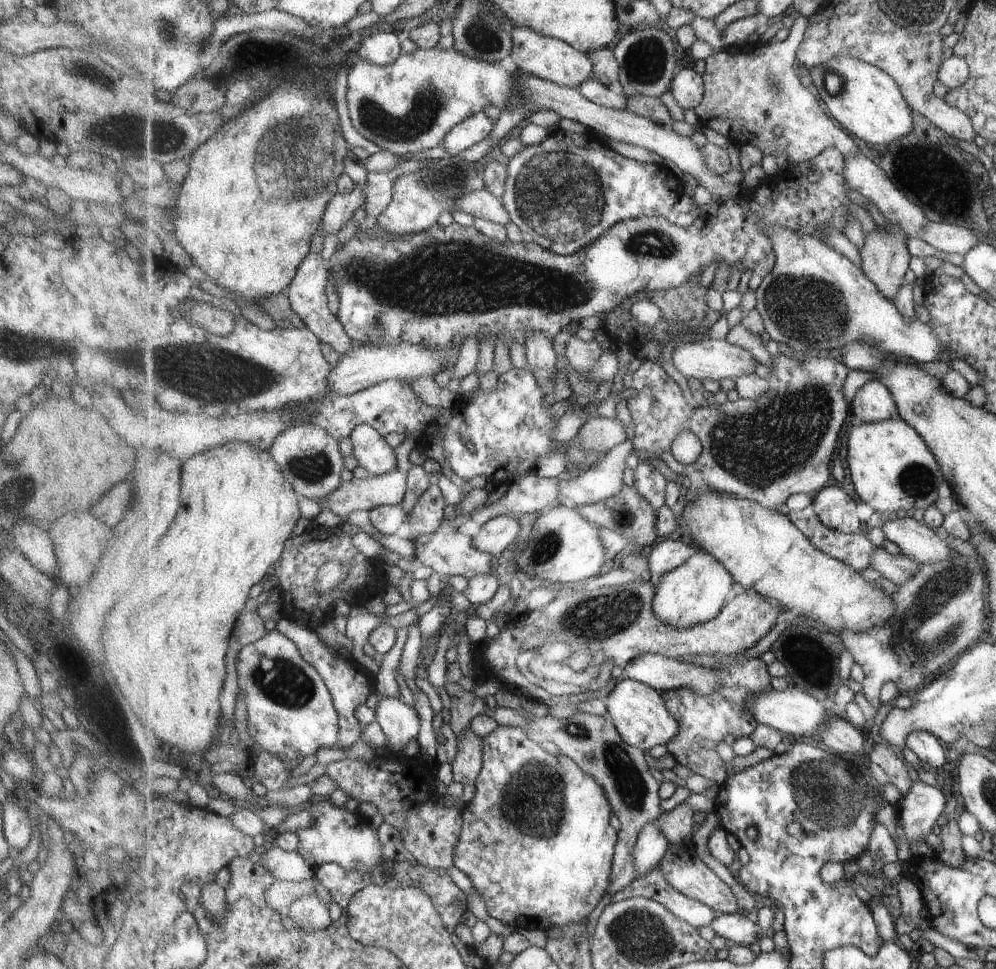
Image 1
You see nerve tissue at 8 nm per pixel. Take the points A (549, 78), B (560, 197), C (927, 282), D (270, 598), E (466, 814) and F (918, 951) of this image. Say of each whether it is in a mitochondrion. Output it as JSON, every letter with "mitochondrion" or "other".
{"A":"other","B":"mitochondrion","C":"other","D":"other","E":"other","F":"other"}

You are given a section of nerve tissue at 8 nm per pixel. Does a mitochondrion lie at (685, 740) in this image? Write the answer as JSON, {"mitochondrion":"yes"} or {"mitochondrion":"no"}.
{"mitochondrion":"no"}

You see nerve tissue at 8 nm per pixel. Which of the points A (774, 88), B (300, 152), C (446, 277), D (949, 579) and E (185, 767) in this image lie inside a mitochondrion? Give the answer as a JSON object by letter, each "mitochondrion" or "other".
{"A":"mitochondrion","B":"mitochondrion","C":"mitochondrion","D":"mitochondrion","E":"other"}

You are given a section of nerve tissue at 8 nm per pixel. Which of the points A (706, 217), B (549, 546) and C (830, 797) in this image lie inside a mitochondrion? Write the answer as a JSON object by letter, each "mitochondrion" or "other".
{"A":"other","B":"mitochondrion","C":"mitochondrion"}

